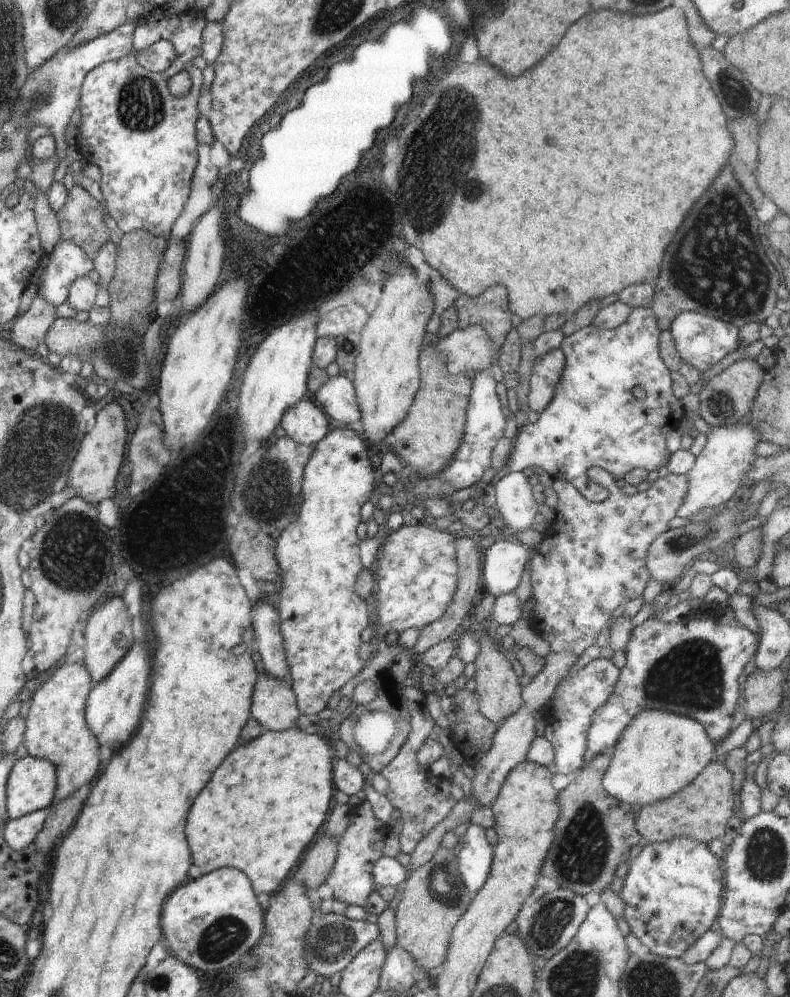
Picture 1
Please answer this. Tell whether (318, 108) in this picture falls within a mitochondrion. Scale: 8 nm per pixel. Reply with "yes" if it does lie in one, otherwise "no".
no

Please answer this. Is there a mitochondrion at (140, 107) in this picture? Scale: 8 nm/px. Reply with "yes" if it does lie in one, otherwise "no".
yes

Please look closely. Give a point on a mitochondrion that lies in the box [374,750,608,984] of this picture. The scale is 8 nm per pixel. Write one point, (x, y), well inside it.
(547, 923)

